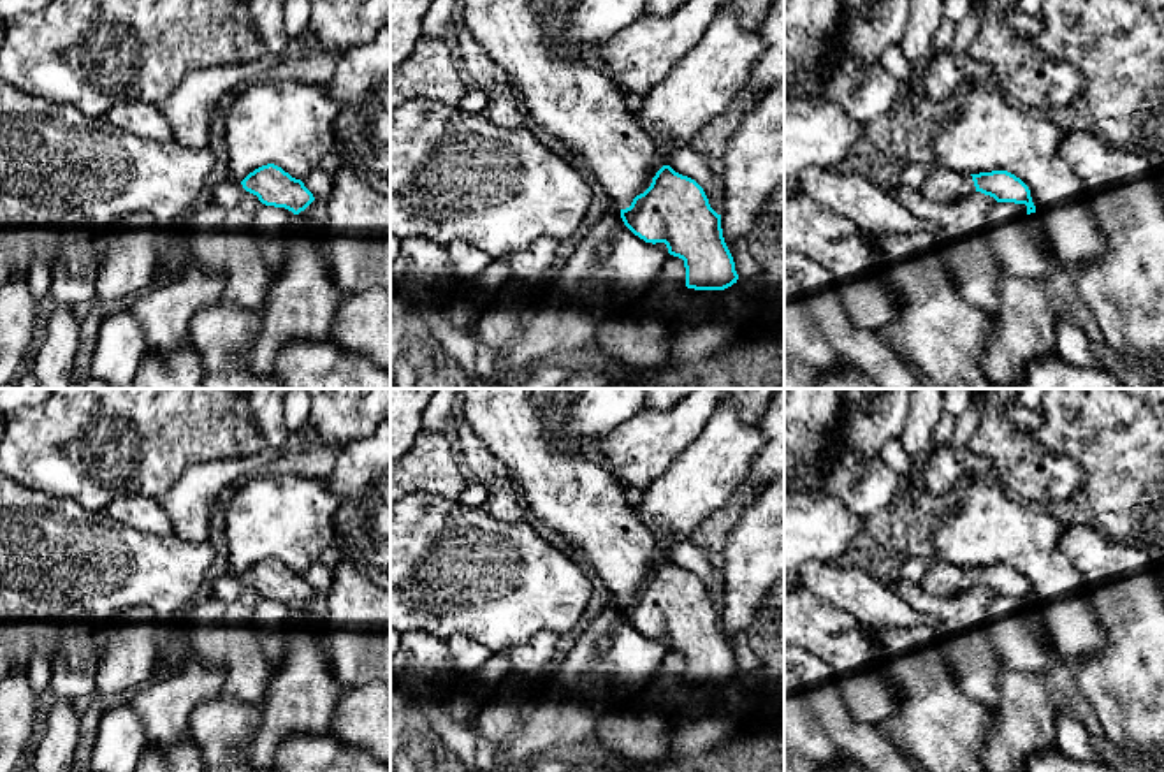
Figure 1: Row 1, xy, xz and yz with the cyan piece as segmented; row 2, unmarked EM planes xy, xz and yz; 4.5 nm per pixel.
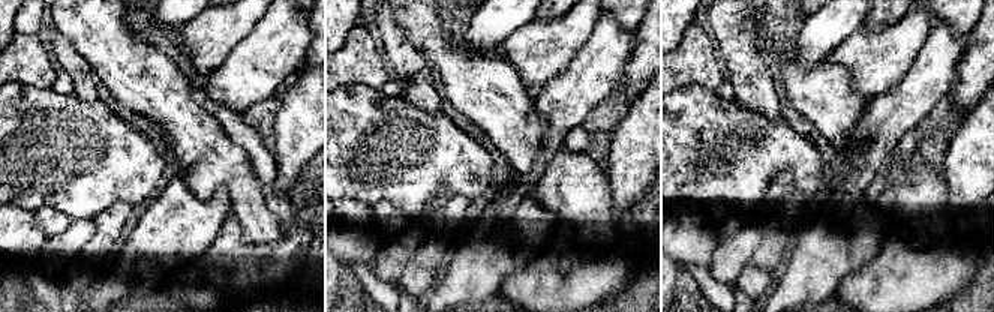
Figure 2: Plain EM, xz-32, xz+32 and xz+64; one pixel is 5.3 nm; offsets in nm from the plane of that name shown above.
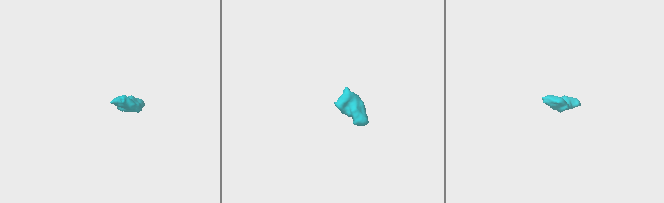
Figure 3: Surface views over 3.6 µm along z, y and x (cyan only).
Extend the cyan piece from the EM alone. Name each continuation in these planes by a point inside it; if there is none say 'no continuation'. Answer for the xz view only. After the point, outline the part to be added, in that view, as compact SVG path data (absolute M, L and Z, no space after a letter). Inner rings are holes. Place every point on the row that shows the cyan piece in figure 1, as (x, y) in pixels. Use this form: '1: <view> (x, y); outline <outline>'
1: xz (568, 99); outline M461 0L464 25L491 58L506 70L531 118L550 135L570 144L593 171L617 209L631 206L644 185L656 176L656 142L638 125L615 81L578 55L547 42L542 11L533 0Z

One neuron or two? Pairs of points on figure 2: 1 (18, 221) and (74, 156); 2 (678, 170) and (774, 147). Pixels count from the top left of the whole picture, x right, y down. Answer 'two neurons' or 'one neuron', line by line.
1: two neurons
2: one neuron

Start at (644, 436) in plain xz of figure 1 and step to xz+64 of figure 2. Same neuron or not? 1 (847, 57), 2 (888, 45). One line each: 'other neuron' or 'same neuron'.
1: same neuron
2: same neuron

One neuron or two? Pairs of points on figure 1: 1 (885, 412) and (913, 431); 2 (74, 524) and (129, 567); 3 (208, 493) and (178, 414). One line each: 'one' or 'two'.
1: two
2: one
3: two

